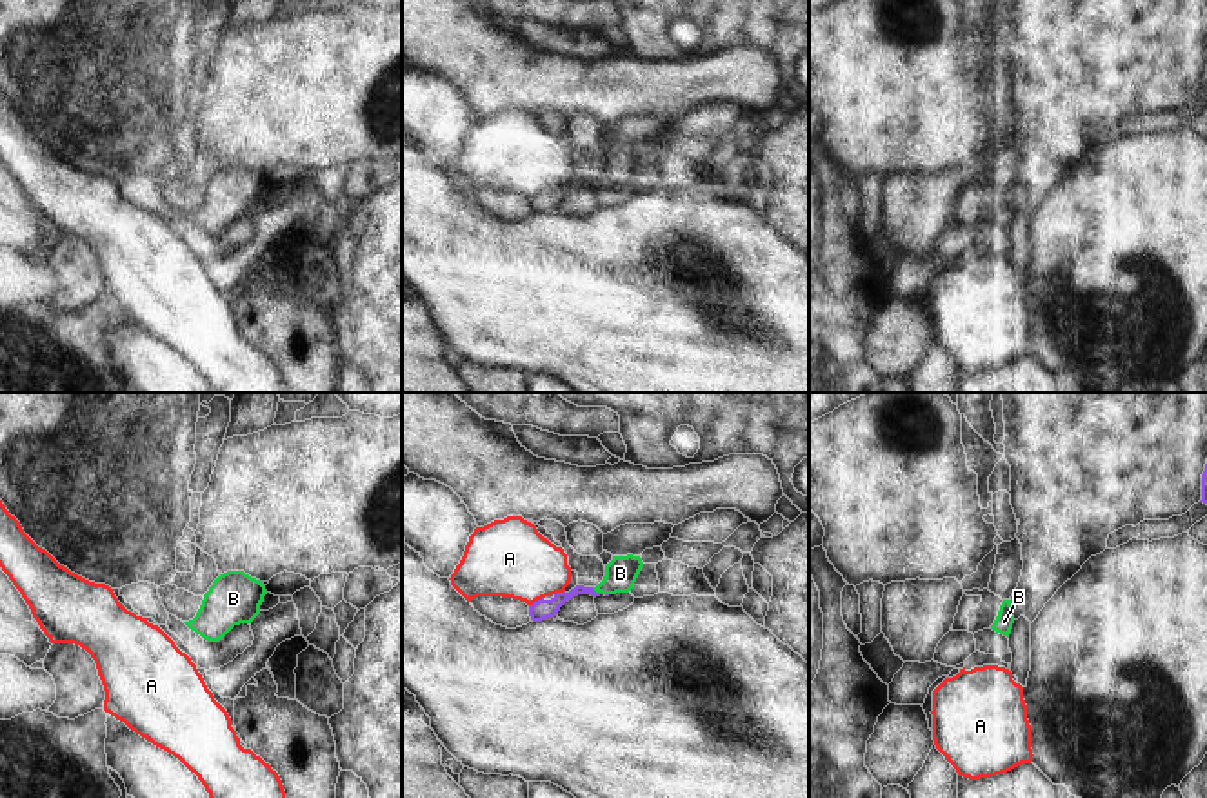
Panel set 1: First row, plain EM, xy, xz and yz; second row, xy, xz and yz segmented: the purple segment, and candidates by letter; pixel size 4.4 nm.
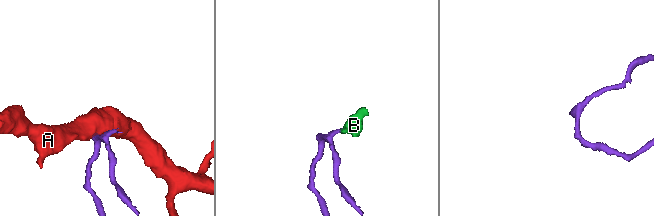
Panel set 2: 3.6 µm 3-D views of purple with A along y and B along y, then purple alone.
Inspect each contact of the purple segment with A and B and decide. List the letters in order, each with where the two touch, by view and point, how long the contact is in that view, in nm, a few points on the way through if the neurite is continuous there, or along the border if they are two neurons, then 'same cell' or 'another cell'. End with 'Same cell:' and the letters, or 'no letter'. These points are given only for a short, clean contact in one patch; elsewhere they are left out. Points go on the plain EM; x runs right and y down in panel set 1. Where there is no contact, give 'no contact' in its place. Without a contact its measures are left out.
A: meets purple in xz at (535, 195); contact 80 nm long; border along xz (542, 189), (529, 199); another cell
B: meets purple in xz at (595, 184); contact 60 nm long; runs through xz (542, 202), (575, 184), (595, 184), (606, 180), (620, 166); same cell
Same cell: B

